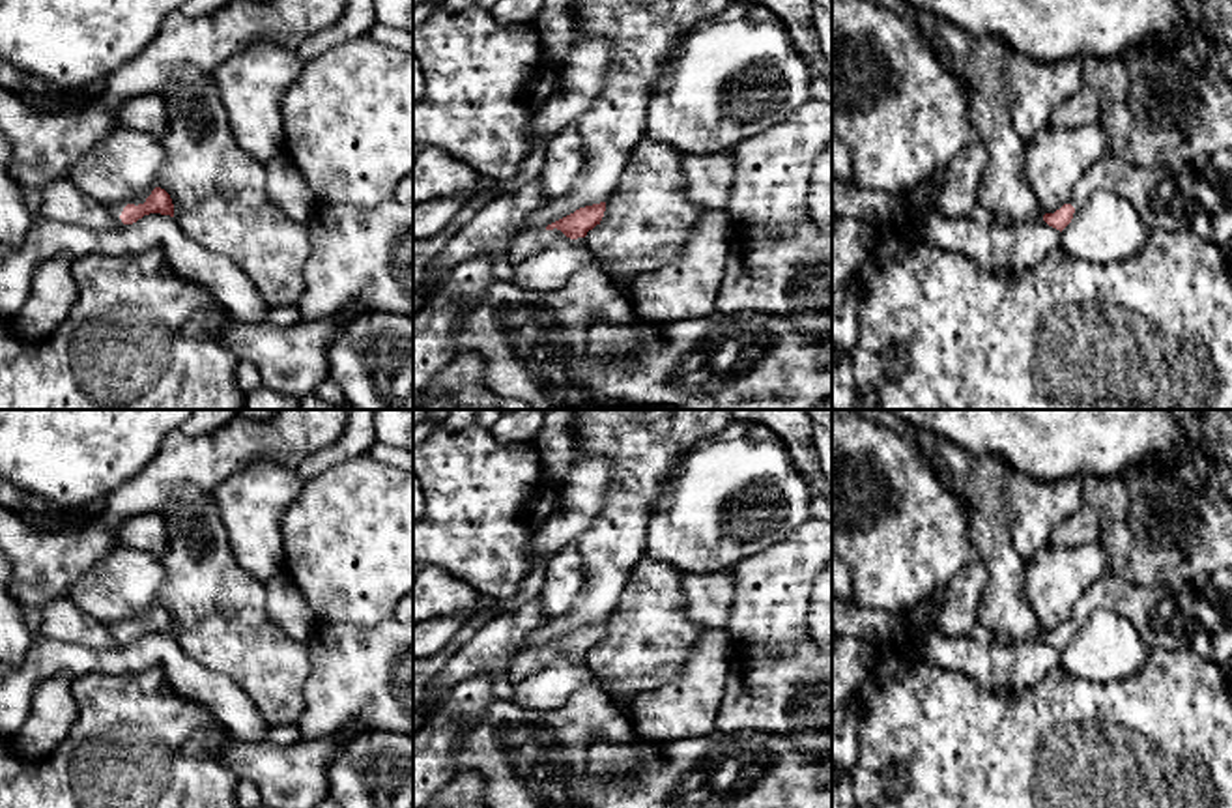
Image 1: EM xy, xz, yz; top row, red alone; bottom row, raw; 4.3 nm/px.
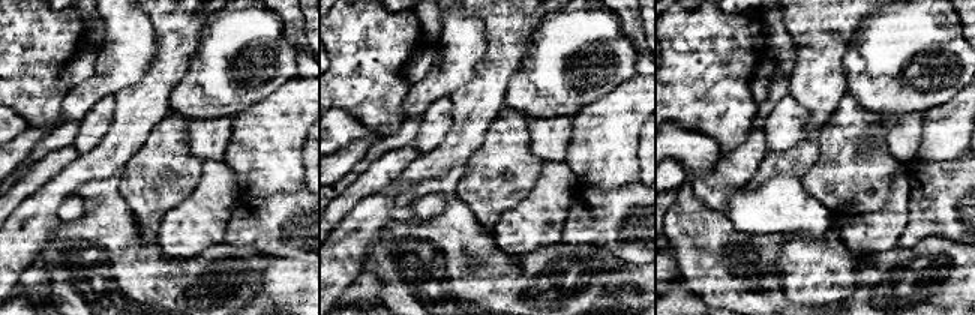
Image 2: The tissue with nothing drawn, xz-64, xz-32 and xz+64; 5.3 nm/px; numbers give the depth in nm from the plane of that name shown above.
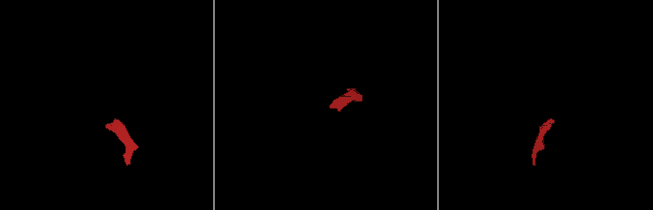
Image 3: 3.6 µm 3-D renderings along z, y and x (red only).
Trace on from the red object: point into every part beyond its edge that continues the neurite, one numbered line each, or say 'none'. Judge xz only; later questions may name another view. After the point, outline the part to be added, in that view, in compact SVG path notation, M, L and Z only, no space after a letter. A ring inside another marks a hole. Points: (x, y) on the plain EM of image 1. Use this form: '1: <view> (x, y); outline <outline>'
1: xz (531, 661); outline M546 647L527 649L514 658L512 677L523 679L531 673L544 670L548 664L552 664L553 660L563 658L563 656L566 656L566 655L557 647L553 647L553 649L546 649Z

